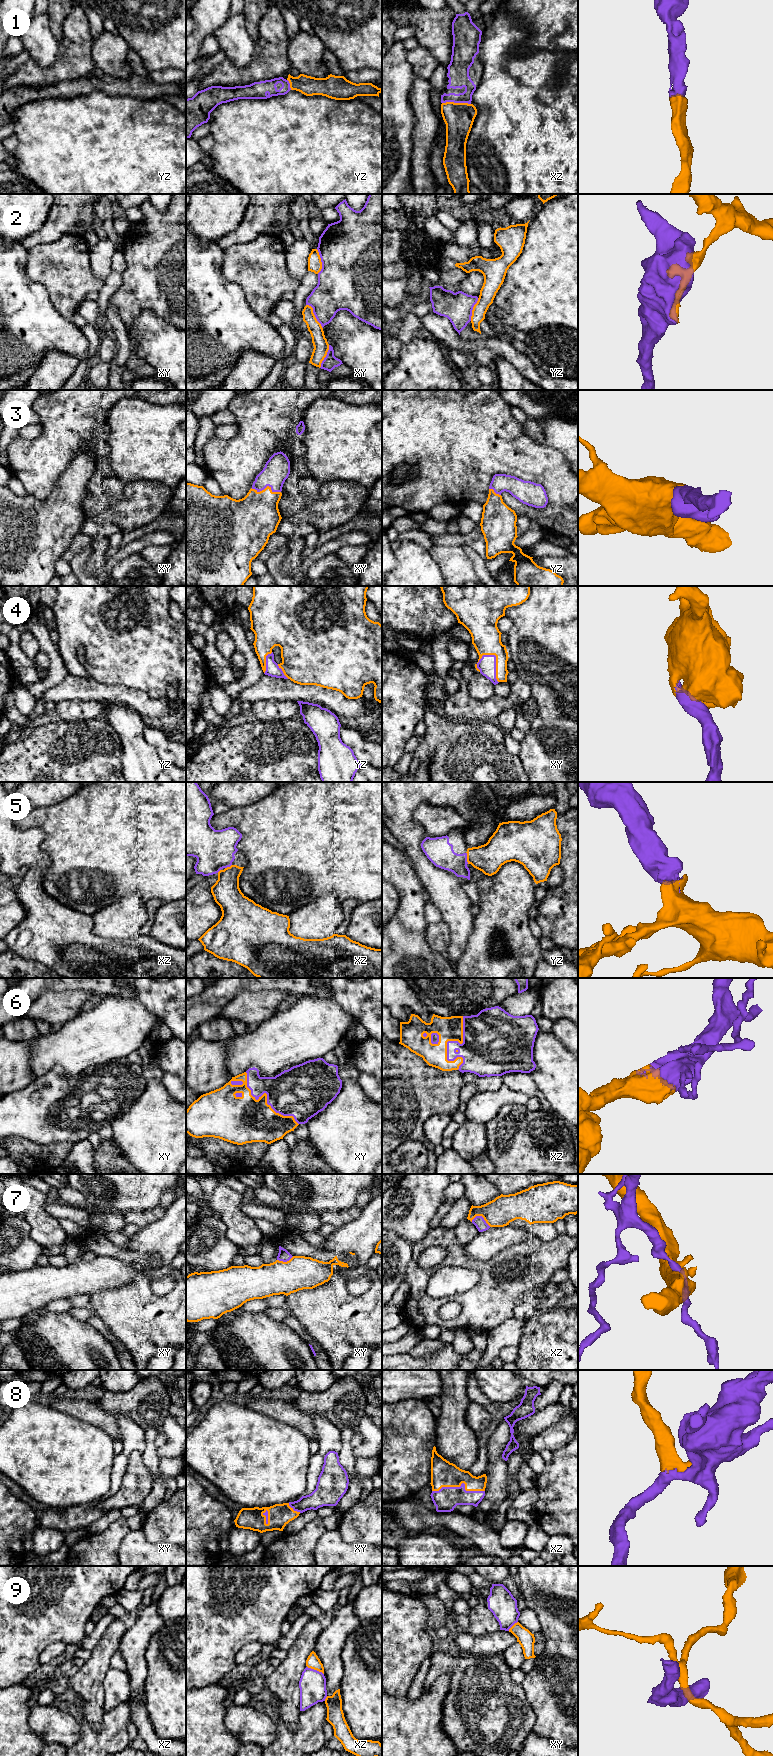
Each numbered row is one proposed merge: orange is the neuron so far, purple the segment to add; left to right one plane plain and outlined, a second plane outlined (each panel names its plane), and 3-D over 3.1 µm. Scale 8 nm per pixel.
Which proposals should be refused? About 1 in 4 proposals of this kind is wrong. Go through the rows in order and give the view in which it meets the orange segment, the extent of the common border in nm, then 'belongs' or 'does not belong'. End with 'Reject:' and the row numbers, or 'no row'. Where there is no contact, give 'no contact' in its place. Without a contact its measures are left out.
1: xz | 240 nm | belongs
2: xy | 240 nm | does not belong
3: xy | 240 nm | belongs
4: xy | 260 nm | belongs
5: yz | 100 nm | belongs
6: xz | 440 nm | belongs
7: xz | 170 nm | does not belong
8: xz | 420 nm | belongs
9: xz | 150 nm | does not belong
Reject: 2, 7, 9

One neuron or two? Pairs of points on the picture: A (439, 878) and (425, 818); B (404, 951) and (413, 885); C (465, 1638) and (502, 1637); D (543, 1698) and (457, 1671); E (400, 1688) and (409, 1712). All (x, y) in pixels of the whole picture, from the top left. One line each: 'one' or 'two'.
A: two
B: one
C: one
D: two
E: two

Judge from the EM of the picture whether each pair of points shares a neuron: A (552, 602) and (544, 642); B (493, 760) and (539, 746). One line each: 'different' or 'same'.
A: same
B: different

